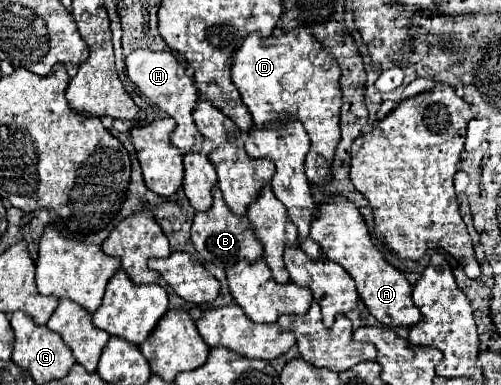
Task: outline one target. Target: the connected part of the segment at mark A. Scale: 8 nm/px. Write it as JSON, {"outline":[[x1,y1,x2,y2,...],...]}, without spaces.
{"outline":[[335,197,329,203,321,205,315,221,311,223,309,237,315,243,319,243,323,255,329,261,339,263,353,277,361,301,379,323,383,323,389,329,395,329,395,327,413,327,415,323,421,321,421,313,411,301,409,281,403,277,403,273,391,267,377,251,377,247,371,243,367,225,357,207,353,207,341,197]]}

